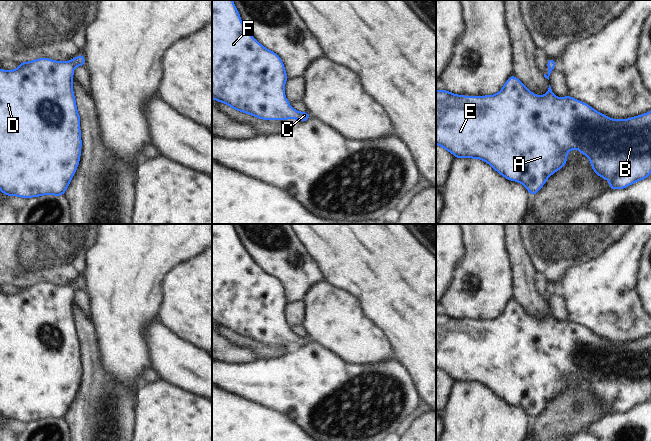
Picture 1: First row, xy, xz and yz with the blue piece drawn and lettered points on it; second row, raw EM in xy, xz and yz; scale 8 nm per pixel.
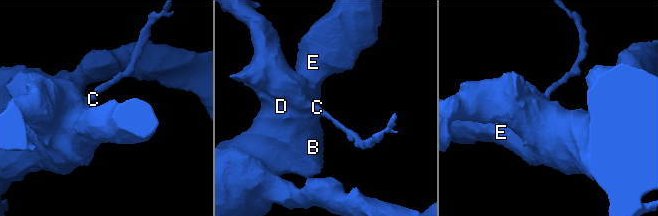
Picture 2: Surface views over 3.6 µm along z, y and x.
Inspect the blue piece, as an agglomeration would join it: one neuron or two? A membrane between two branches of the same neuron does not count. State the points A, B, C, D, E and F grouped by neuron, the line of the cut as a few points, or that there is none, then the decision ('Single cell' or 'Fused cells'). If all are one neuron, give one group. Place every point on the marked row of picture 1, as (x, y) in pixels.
Groups: A B C D E F. No split. Single cell

